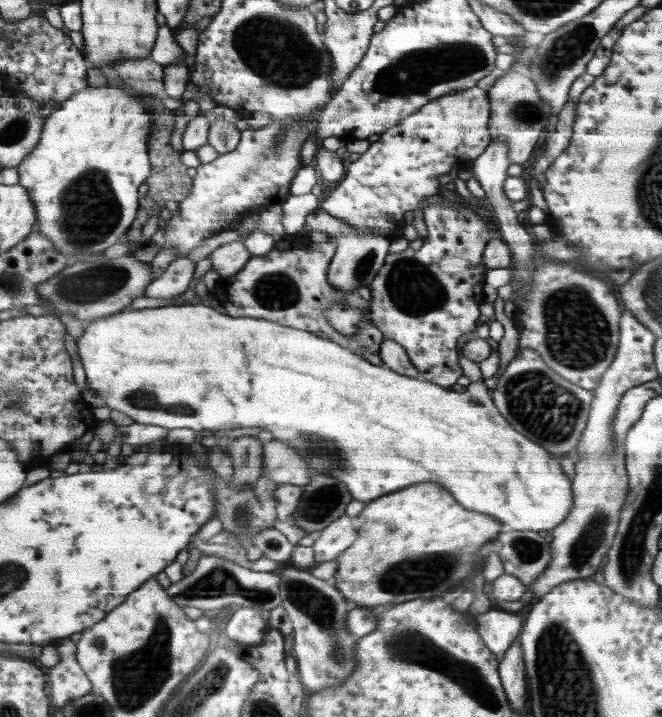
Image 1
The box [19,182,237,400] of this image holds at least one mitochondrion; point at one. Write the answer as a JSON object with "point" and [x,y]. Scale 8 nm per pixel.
{"point":[96,283]}

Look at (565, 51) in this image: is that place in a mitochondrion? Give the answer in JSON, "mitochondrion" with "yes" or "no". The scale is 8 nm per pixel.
{"mitochondrion":"yes"}

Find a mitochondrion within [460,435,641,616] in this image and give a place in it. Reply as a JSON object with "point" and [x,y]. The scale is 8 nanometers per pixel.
{"point":[590,538]}

